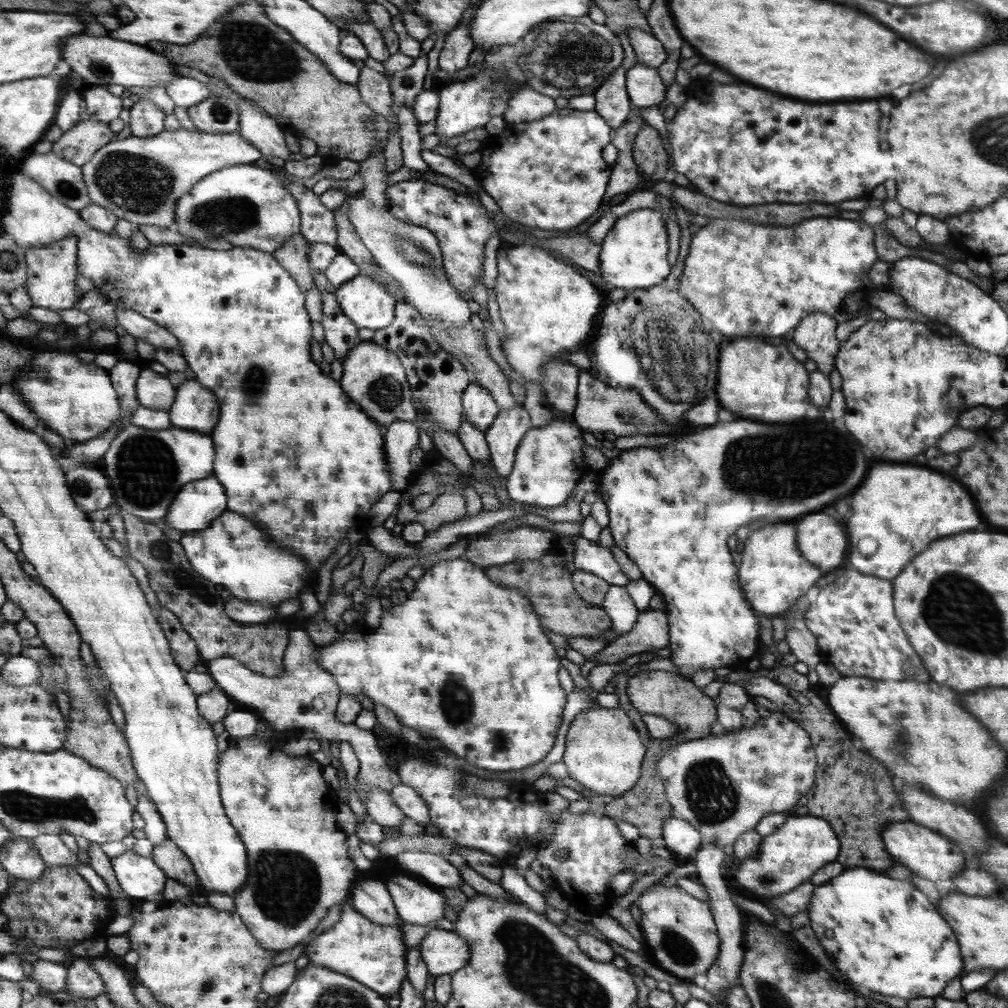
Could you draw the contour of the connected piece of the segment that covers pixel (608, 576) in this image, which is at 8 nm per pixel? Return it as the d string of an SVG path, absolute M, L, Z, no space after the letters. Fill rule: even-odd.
M574 536L574 566L576 571L590 572L602 578L611 586L626 587L631 580L622 572L610 549L592 543L580 536Z

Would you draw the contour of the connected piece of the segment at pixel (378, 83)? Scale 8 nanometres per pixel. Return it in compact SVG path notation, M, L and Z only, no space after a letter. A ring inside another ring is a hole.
M362 66L360 70L360 78L357 81L357 87L360 89L362 101L369 106L373 112L386 117L390 124L396 123L397 131L397 119L392 118L392 93L391 86L389 85L386 75L368 68L368 66Z

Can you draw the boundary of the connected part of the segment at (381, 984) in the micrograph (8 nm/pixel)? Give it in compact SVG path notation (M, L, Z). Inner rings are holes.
M346 902L340 920L336 921L330 929L314 936L306 944L303 954L308 957L309 964L322 965L324 968L340 972L344 976L353 977L360 984L366 985L366 988L380 992L381 996L386 996L387 999L391 994L400 994L401 984L408 978L408 952L400 927L374 924L372 920L362 916L357 909L354 909L350 902Z

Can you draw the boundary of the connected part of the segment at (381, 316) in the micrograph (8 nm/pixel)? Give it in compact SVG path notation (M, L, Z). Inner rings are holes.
M360 274L337 288L342 313L358 328L377 331L388 327L398 307L395 297L370 276Z

